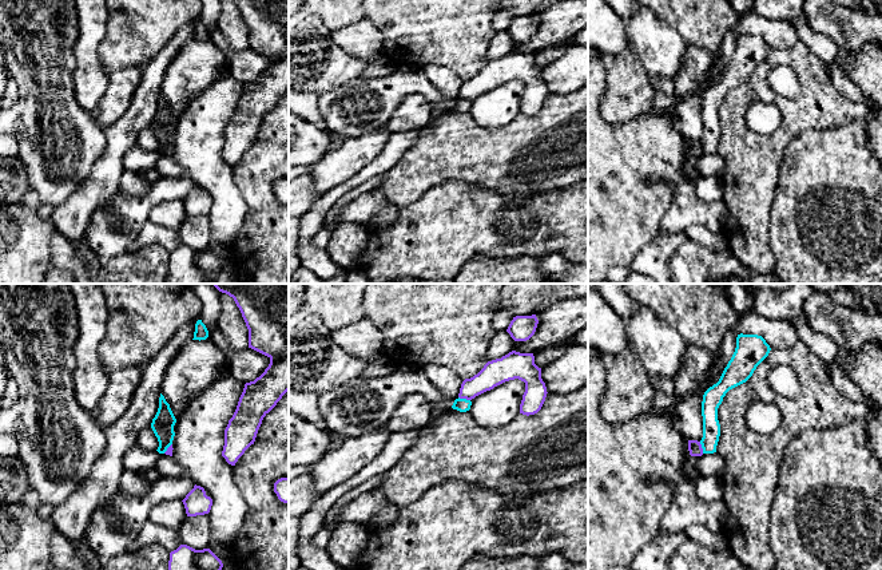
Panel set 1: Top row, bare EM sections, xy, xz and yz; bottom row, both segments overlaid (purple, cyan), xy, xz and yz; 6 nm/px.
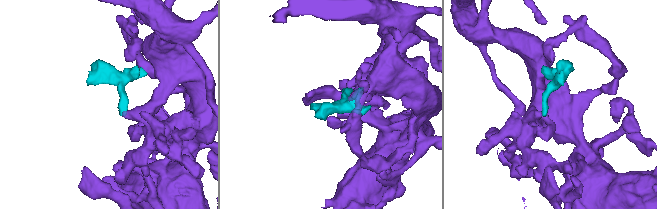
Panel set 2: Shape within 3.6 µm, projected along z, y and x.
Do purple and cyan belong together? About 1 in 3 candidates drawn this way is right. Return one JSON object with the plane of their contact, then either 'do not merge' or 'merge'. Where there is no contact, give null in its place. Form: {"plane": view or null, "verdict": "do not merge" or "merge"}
{"plane": "xz", "verdict": "do not merge"}

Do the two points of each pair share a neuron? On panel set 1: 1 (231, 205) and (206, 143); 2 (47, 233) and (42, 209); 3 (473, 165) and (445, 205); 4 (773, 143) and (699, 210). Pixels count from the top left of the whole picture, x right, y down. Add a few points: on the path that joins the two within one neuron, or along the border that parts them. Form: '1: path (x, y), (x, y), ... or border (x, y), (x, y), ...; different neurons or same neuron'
1: path (223, 190), (217, 177), (206, 166), (206, 158); same neuron
2: border (35, 209), (42, 218), (48, 220); different neurons
3: border (432, 186), (451, 181), (465, 181), (492, 190); different neurons
4: border (720, 201), (726, 209), (722, 232); different neurons

